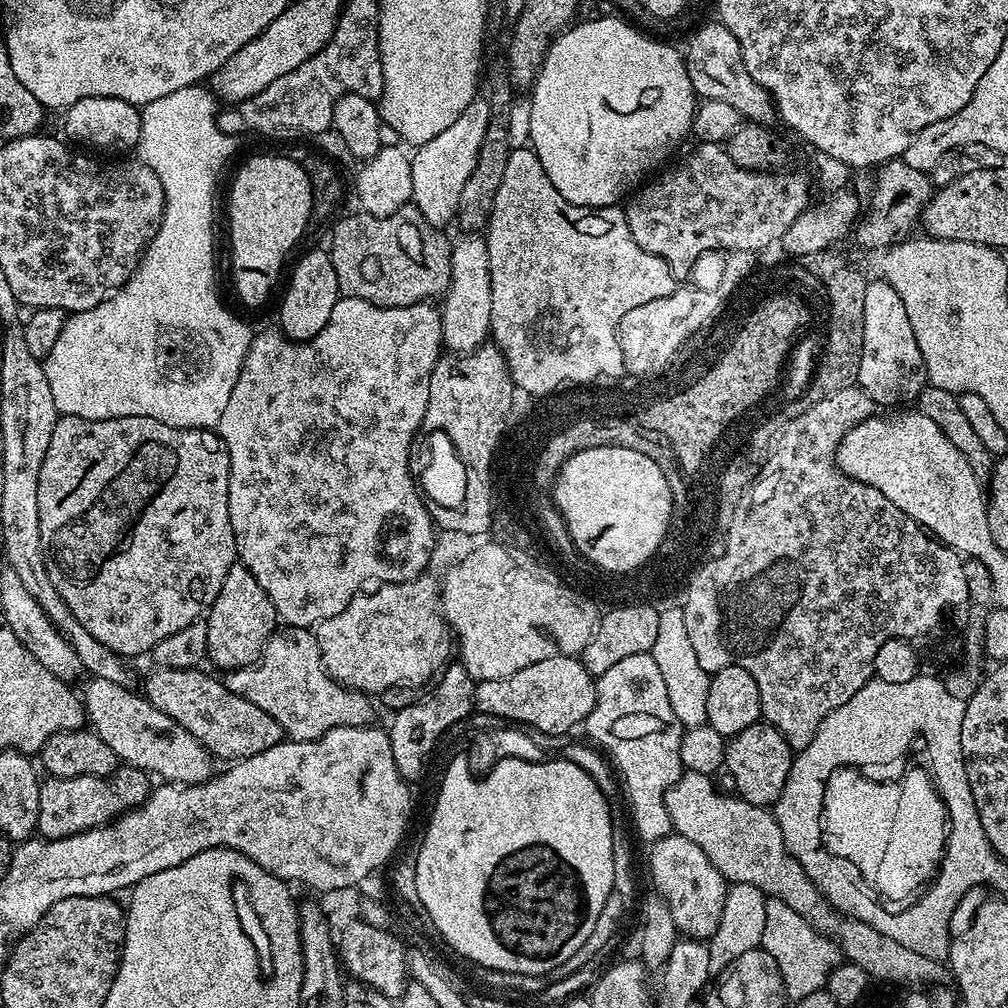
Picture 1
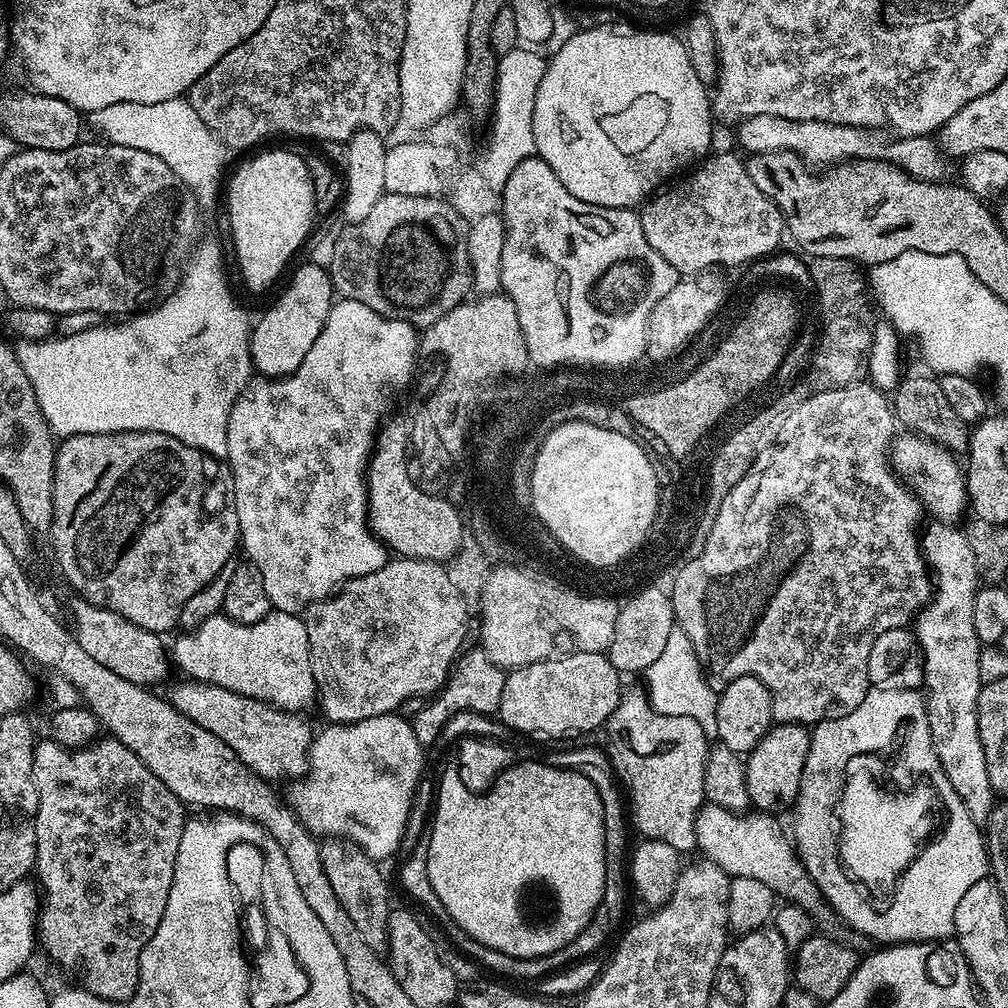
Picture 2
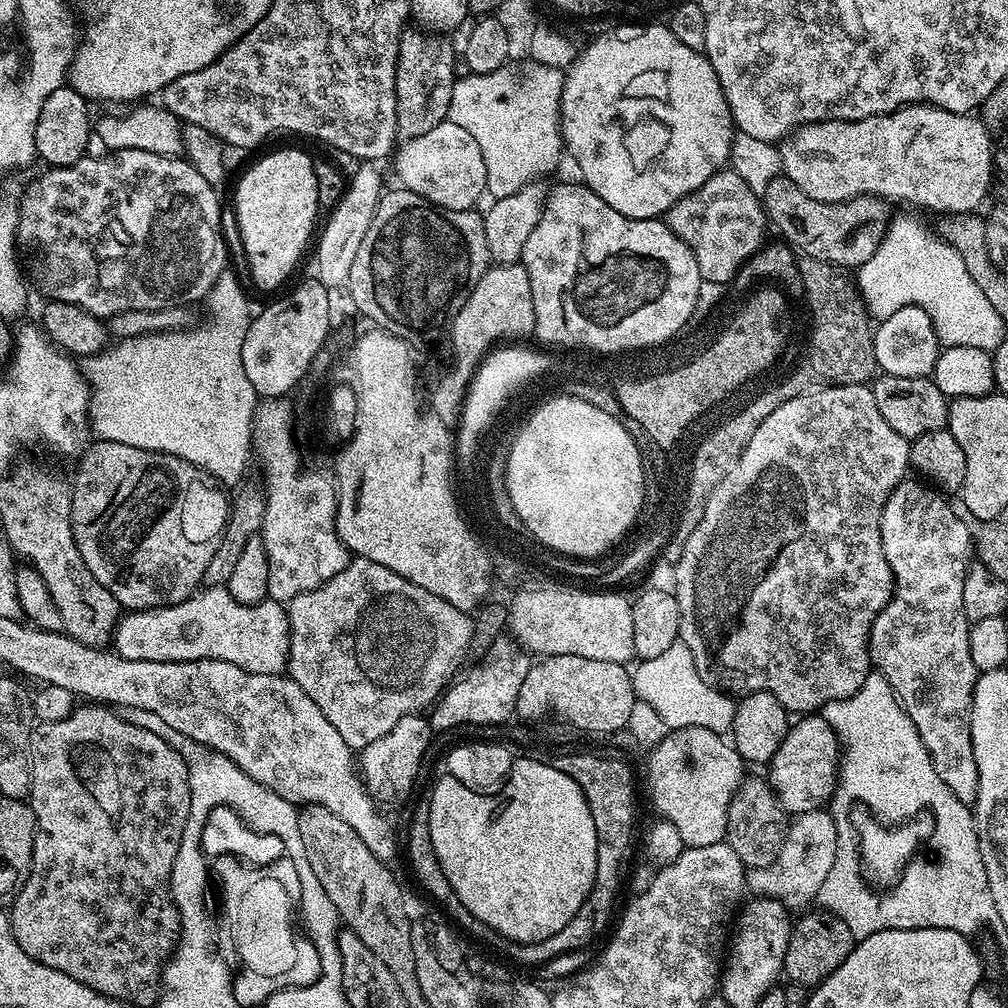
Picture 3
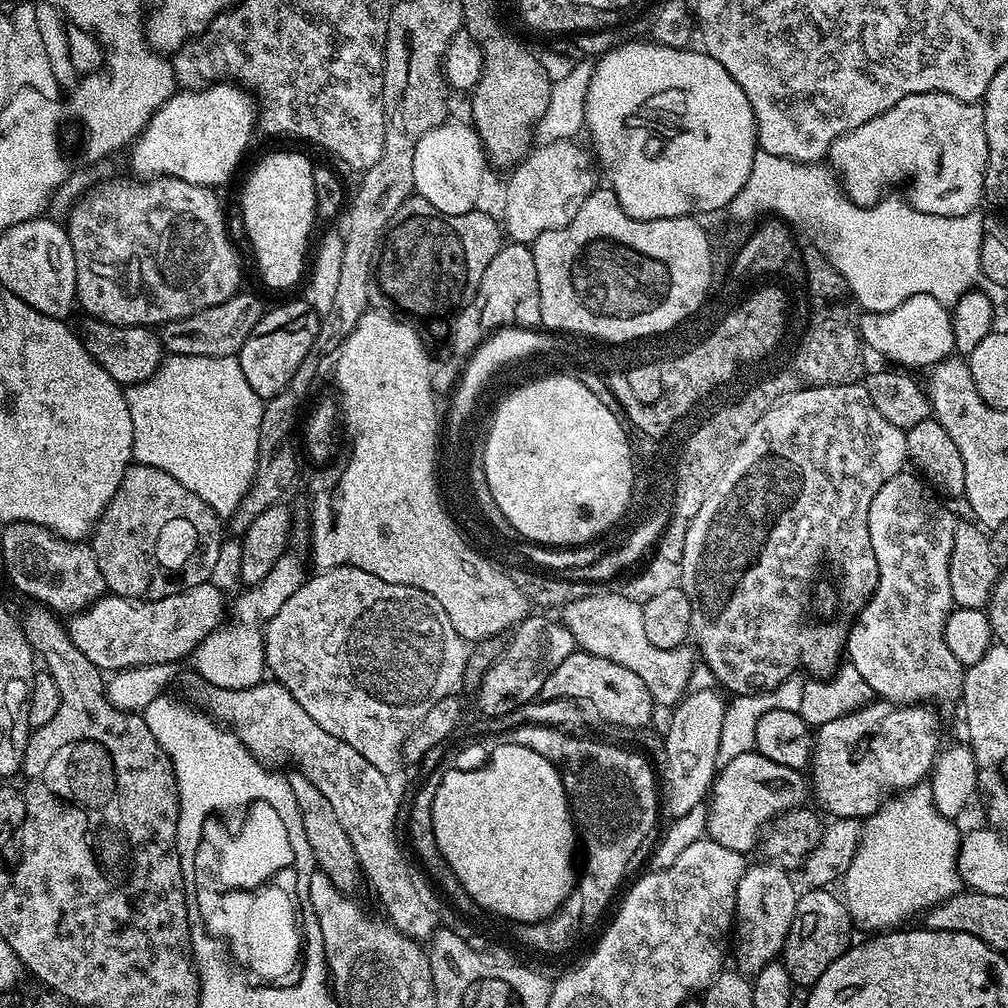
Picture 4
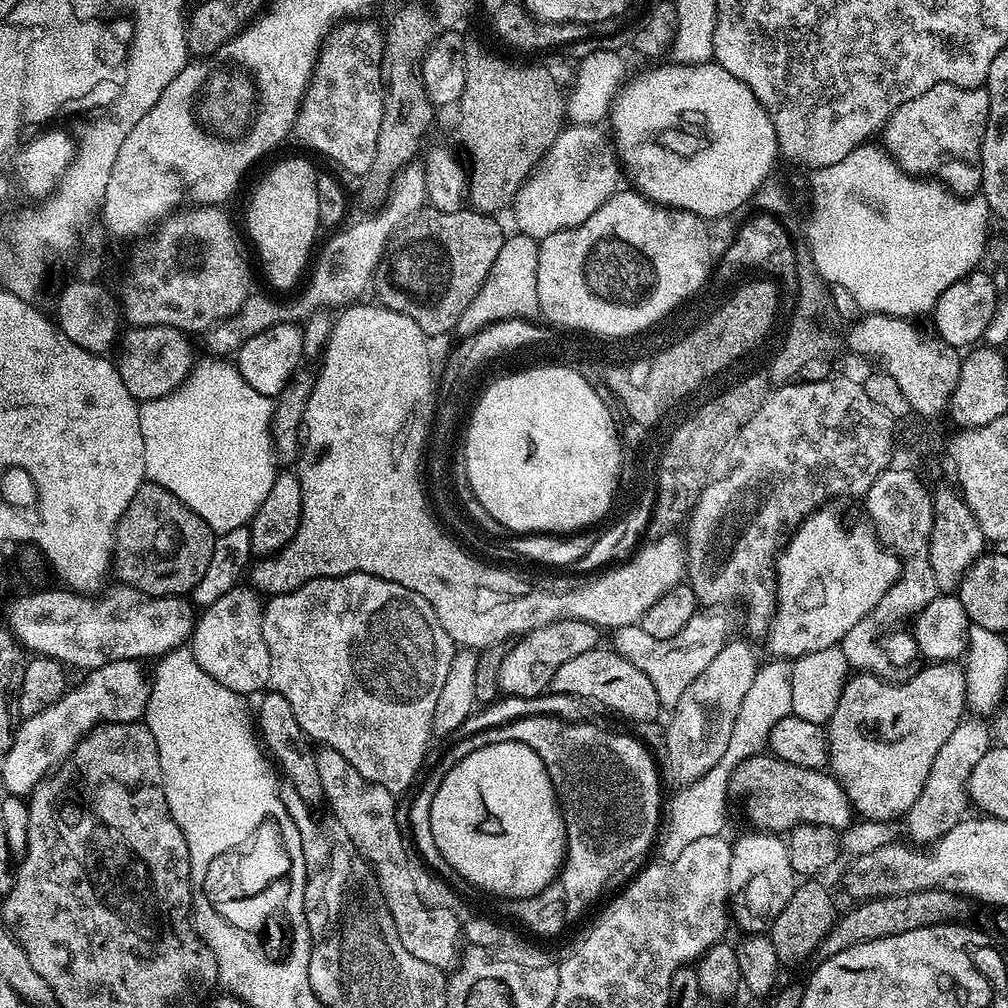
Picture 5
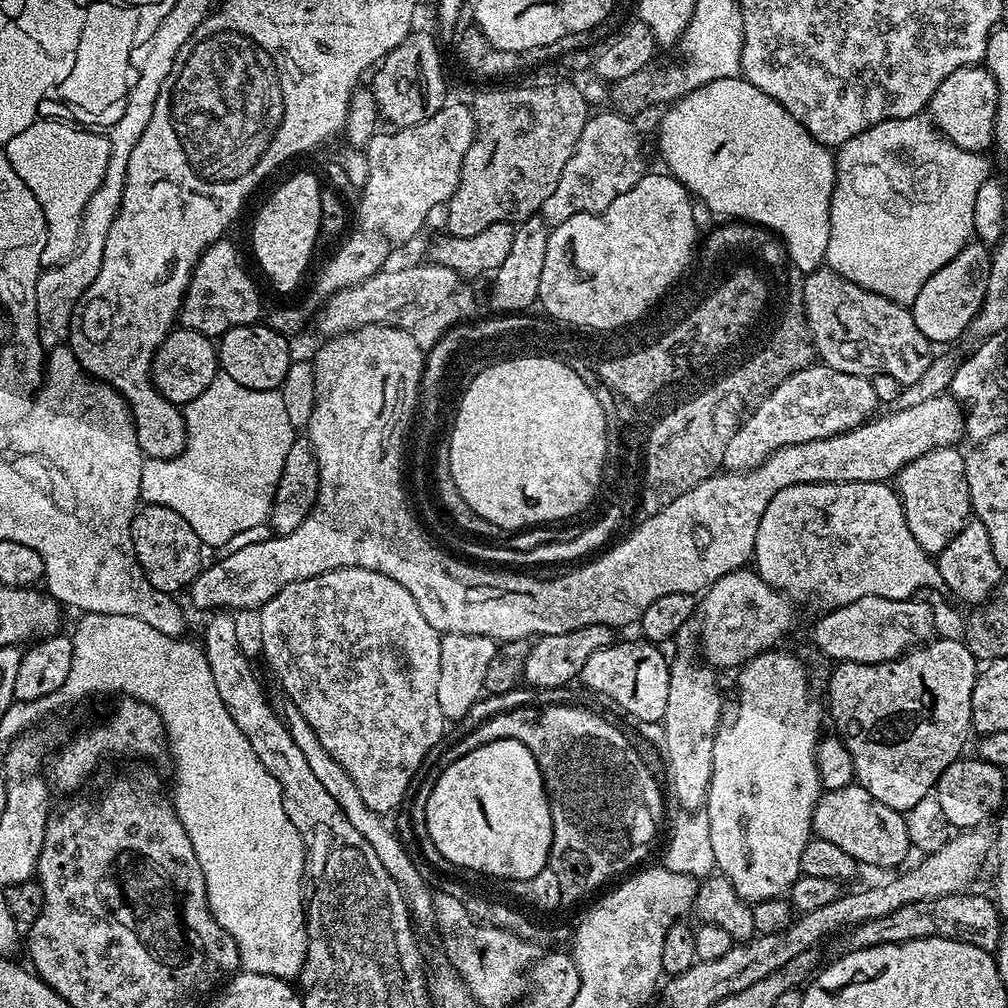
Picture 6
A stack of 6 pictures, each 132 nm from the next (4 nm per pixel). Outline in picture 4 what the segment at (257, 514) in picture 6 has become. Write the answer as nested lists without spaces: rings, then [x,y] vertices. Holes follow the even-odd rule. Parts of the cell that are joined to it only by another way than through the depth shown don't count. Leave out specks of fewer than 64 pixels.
[[[169,355],[148,380],[131,385],[126,392],[130,418],[134,422],[135,463],[166,470],[170,478],[178,478],[186,490],[198,494],[216,515],[231,518],[234,510],[248,493],[254,478],[258,458],[258,434],[262,426],[265,401],[246,382],[242,366],[236,356],[210,358],[209,356]]]

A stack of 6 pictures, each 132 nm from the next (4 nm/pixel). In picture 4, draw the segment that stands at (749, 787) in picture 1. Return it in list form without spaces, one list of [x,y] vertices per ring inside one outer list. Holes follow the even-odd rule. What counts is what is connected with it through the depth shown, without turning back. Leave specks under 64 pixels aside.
[[[876,698],[863,708],[847,712],[842,718],[823,721],[814,732],[810,761],[810,792],[814,800],[816,796],[820,803],[819,811],[829,812],[829,817],[832,818],[867,818],[875,814],[889,794],[900,794],[919,785],[921,780],[931,773],[942,744],[940,720],[931,711],[933,709],[923,703],[892,704]]]

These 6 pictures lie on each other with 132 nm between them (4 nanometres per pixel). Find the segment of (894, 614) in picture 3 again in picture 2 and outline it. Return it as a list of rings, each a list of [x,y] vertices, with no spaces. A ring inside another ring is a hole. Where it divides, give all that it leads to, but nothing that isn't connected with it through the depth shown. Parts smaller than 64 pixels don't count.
[[[932,520],[921,535],[921,552],[933,577],[933,597],[914,620],[914,633],[924,656],[924,688],[929,743],[937,765],[962,798],[971,821],[987,827],[996,803],[989,780],[985,750],[978,734],[978,694],[984,682],[980,668],[982,645],[974,630],[974,602],[980,579],[967,535],[953,523]],[[916,624],[916,626],[915,626]],[[928,690],[928,692],[926,691]]]

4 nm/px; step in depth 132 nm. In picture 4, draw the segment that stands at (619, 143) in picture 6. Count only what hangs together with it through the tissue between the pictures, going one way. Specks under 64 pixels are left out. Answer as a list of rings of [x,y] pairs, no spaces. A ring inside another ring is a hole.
[[[575,139],[559,140],[549,144],[540,144],[533,147],[532,151],[511,169],[508,180],[508,189],[504,192],[504,216],[502,215],[502,228],[509,241],[517,244],[531,245],[532,241],[538,238],[546,230],[558,230],[566,226],[578,214],[582,202],[591,192],[596,191],[598,181],[598,164],[594,159],[593,153],[587,147],[576,144]]]

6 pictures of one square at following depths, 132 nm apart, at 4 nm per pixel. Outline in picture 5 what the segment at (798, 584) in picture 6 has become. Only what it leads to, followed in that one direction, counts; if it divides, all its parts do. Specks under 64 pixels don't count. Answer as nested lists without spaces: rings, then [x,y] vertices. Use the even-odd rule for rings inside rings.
[[[824,504],[821,505],[799,523],[793,532],[789,535],[789,542],[783,545],[783,548],[779,551],[777,558],[774,562],[774,573],[776,575],[776,605],[773,608],[771,616],[768,622],[770,626],[768,628],[768,636],[766,642],[768,644],[770,653],[775,659],[793,660],[798,657],[805,656],[810,653],[817,653],[818,650],[824,650],[832,647],[837,647],[847,632],[852,629],[853,626],[858,625],[866,616],[873,611],[873,609],[879,604],[882,597],[900,577],[901,560],[900,558],[889,548],[883,544],[883,541],[879,538],[877,531],[871,525],[856,524],[851,530],[847,528],[845,520],[841,514],[834,508],[833,505]],[[730,640],[686,688],[676,703],[674,716],[666,730],[666,768],[677,785],[687,785],[700,779],[723,756],[742,701],[759,665],[758,654],[750,643]]]

